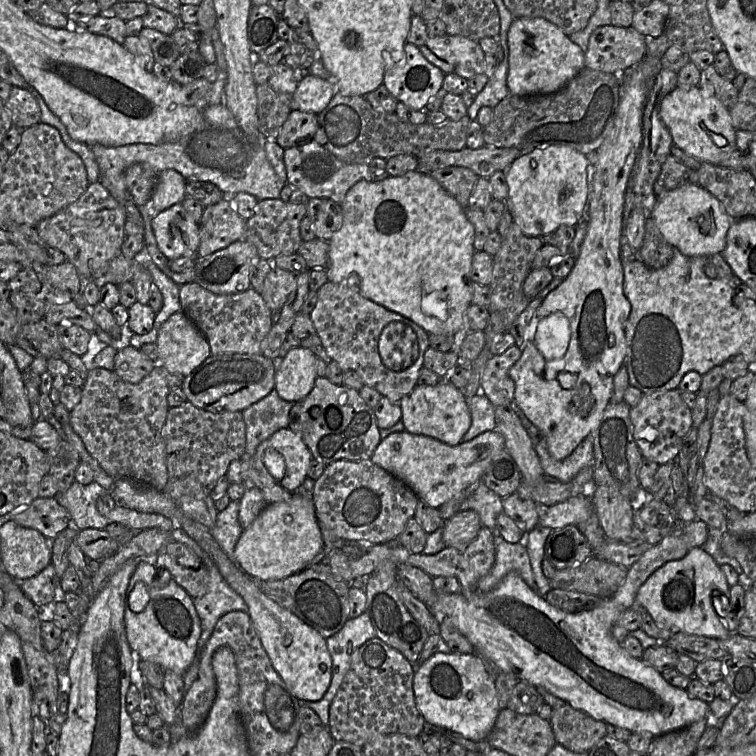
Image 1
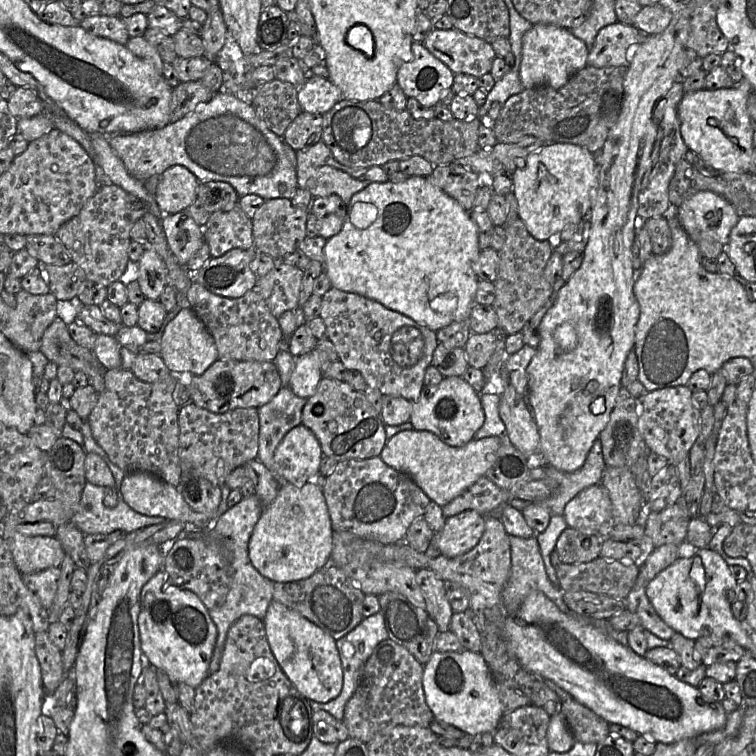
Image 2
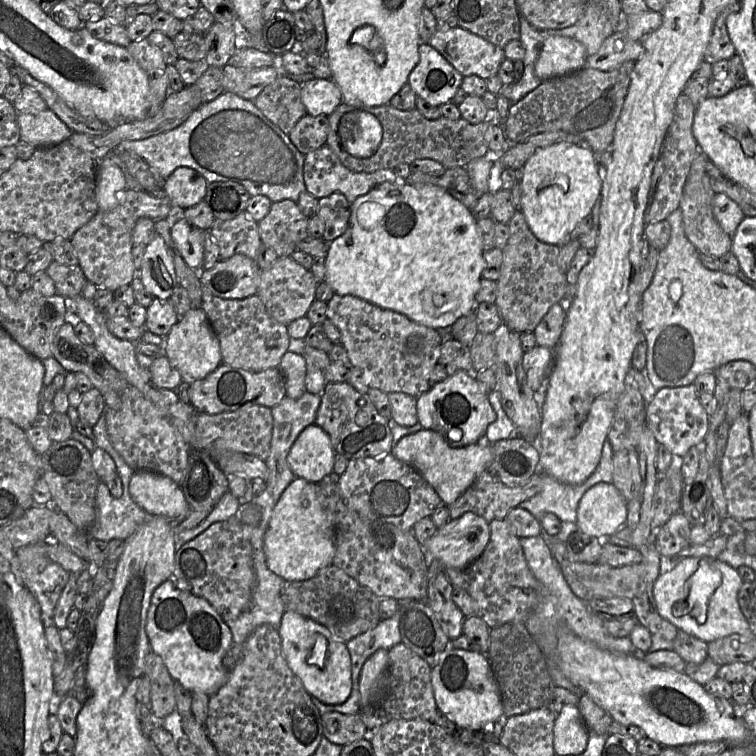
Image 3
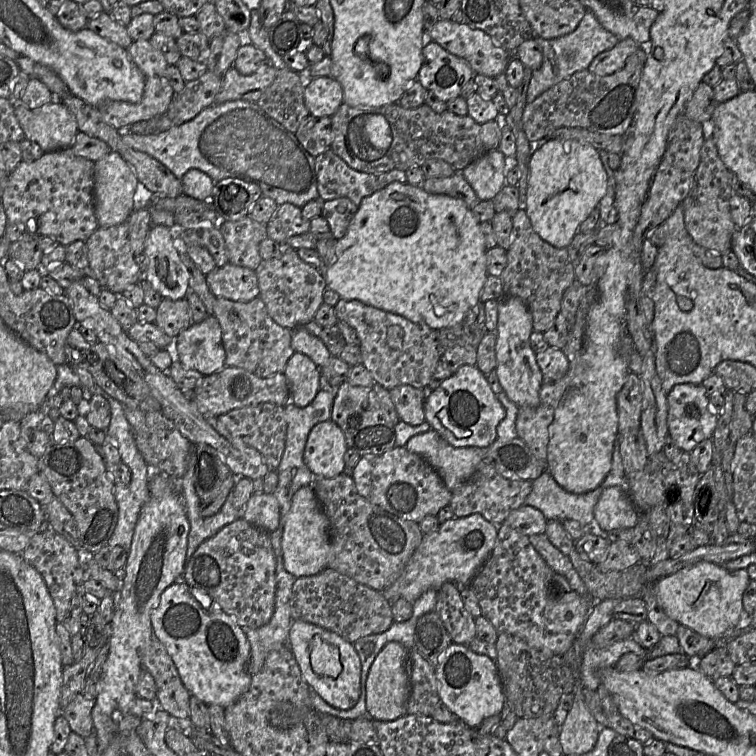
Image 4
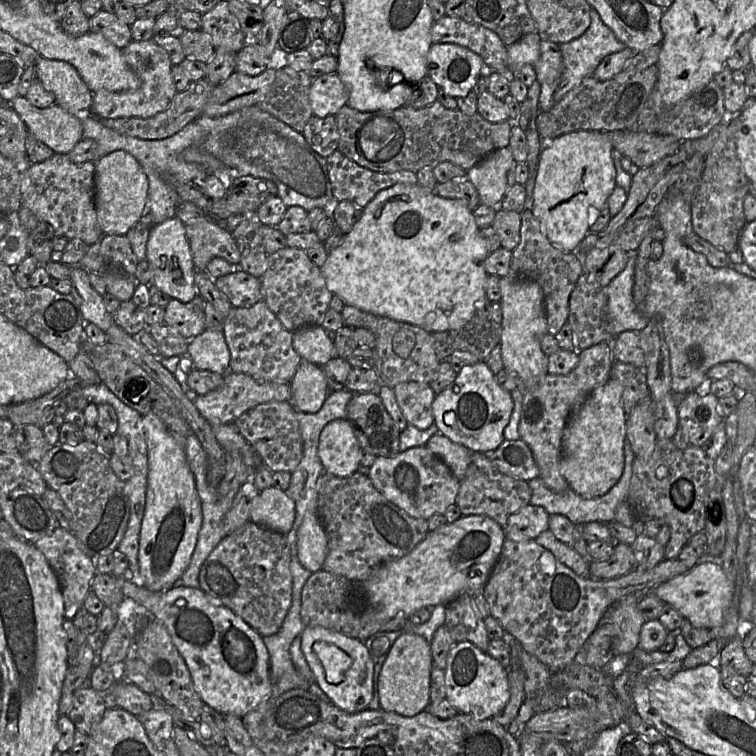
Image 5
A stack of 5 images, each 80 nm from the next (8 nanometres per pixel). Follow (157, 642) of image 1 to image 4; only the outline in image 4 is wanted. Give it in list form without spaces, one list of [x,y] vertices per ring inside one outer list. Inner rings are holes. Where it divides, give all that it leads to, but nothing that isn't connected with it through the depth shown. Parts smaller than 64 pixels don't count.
[[[173,583],[160,596],[159,604],[151,611],[150,620],[155,637],[165,646],[172,658],[181,681],[192,696],[207,705],[219,705],[224,709],[234,703],[250,686],[251,674],[248,672],[250,644],[245,629],[229,615],[210,602],[205,609],[192,596],[186,583]]]

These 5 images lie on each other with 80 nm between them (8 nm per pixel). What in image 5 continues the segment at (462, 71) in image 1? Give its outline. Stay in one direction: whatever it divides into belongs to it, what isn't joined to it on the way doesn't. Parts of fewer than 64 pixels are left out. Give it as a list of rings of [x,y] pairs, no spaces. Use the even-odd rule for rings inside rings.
[[[443,16],[433,22],[431,27],[433,43],[453,43],[478,54],[486,71],[508,66],[507,46],[498,35],[474,22],[467,22],[460,17]]]

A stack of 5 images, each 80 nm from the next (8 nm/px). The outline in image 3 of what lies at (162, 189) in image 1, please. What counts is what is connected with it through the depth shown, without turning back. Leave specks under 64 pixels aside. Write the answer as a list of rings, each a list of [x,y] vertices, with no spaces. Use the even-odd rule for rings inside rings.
[[[178,167],[164,183],[162,194],[179,209],[186,209],[204,201],[208,182],[196,170]]]

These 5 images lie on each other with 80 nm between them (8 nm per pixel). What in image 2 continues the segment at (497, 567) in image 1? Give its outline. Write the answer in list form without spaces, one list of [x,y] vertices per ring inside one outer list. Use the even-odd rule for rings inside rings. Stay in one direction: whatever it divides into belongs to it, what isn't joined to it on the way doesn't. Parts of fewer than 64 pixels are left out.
[[[509,535],[509,539],[511,546],[511,571],[508,581],[502,591],[502,601],[506,607],[510,610],[516,609],[529,593],[537,590],[542,592],[562,612],[566,614],[575,614],[569,610],[563,600],[565,591],[554,585],[549,579],[536,537],[520,538]]]

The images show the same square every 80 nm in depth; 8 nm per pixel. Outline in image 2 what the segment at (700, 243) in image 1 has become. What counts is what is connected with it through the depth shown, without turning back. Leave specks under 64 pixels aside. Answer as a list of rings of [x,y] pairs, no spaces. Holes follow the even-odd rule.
[[[700,191],[689,196],[675,207],[675,211],[692,241],[713,238],[725,246],[740,218],[726,198],[712,191]]]

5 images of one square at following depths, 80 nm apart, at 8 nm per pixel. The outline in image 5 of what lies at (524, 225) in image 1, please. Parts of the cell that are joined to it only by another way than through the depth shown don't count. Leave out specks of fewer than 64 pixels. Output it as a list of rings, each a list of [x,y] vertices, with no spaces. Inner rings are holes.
[[[580,130],[552,138],[541,138],[541,152],[533,189],[532,213],[539,220],[544,234],[557,247],[565,251],[577,250],[588,234],[597,213],[603,209],[616,184],[617,170],[614,148],[606,132]]]

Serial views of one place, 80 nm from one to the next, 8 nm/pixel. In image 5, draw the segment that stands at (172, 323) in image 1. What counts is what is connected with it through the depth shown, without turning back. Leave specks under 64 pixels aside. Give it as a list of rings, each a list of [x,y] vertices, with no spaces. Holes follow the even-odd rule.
[[[205,329],[190,339],[187,354],[193,369],[207,370],[221,375],[229,370],[230,351],[222,331]]]

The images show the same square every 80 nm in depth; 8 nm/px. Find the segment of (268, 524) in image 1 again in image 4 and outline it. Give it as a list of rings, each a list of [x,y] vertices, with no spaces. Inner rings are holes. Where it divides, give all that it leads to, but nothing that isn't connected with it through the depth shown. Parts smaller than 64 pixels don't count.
[[[312,486],[301,487],[291,499],[289,512],[281,518],[281,551],[285,570],[296,578],[313,576],[328,566],[331,556],[330,524]]]

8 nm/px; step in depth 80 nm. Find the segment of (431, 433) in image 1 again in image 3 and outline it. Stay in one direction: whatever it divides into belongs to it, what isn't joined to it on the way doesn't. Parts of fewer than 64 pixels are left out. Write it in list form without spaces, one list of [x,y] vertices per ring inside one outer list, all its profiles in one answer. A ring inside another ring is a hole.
[[[457,371],[416,398],[418,423],[424,429],[440,433],[451,447],[475,444],[483,439],[487,427],[496,419],[488,392],[491,391],[487,391],[473,373]]]

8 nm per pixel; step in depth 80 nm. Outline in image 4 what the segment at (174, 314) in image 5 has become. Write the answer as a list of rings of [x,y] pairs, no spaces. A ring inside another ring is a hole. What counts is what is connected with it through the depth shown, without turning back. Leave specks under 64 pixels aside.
[[[163,298],[156,310],[154,324],[172,338],[176,338],[181,331],[192,324],[191,310],[185,299]]]

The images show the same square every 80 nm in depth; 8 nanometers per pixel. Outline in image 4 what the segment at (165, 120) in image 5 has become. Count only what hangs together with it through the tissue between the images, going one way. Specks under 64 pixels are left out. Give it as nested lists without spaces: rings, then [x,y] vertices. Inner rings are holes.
[[[209,70],[194,81],[186,82],[185,88],[175,93],[171,105],[164,113],[171,126],[190,121],[203,109],[213,105],[221,89],[222,76]]]

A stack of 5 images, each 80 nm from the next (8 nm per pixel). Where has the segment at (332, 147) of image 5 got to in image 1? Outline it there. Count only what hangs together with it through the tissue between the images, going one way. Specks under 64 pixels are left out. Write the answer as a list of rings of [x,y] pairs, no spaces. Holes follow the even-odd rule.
[[[293,109],[276,138],[284,149],[302,146],[314,140],[318,128],[317,114]]]

